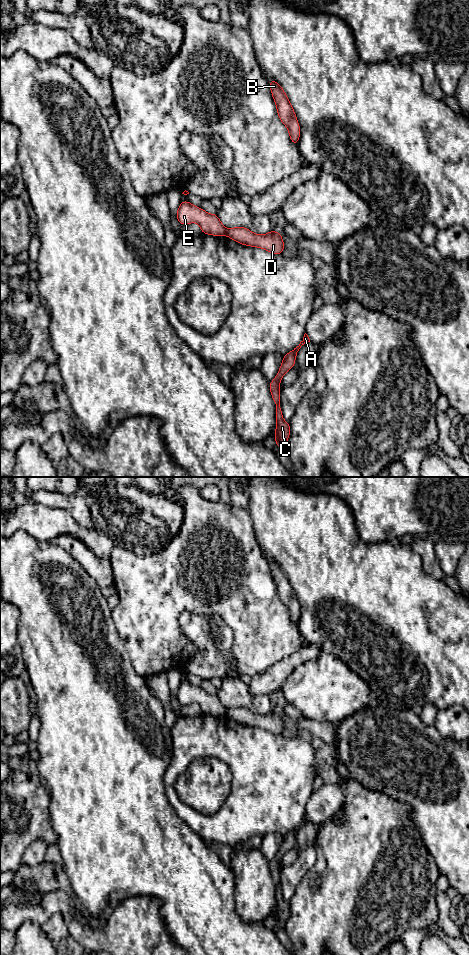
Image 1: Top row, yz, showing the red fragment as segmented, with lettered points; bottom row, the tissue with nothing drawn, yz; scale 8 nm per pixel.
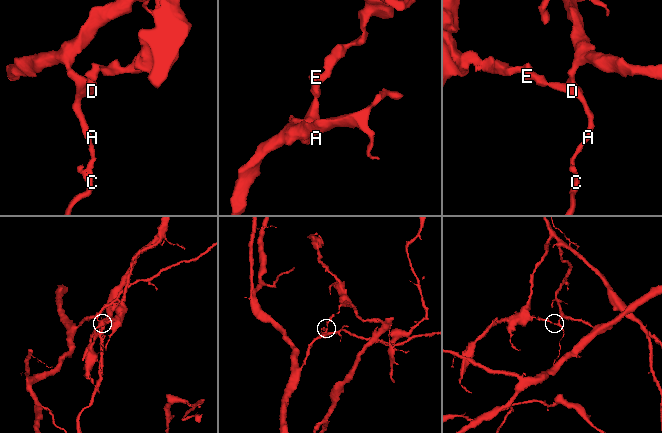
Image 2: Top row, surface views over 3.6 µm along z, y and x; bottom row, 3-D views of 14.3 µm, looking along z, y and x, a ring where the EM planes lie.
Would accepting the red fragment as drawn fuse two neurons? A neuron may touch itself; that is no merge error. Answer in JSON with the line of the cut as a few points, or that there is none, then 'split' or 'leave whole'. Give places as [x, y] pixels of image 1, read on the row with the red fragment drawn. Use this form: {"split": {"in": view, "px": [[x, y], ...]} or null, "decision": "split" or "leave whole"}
{"split": {"in": "yz", "px": [[227, 229], [224, 234]]}, "decision": "split"}

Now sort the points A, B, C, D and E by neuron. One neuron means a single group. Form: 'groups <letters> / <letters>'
groups A B C D / E

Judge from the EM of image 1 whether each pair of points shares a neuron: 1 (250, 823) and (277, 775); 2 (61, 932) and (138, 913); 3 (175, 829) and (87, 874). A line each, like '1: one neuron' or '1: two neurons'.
1: one neuron
2: one neuron
3: one neuron

